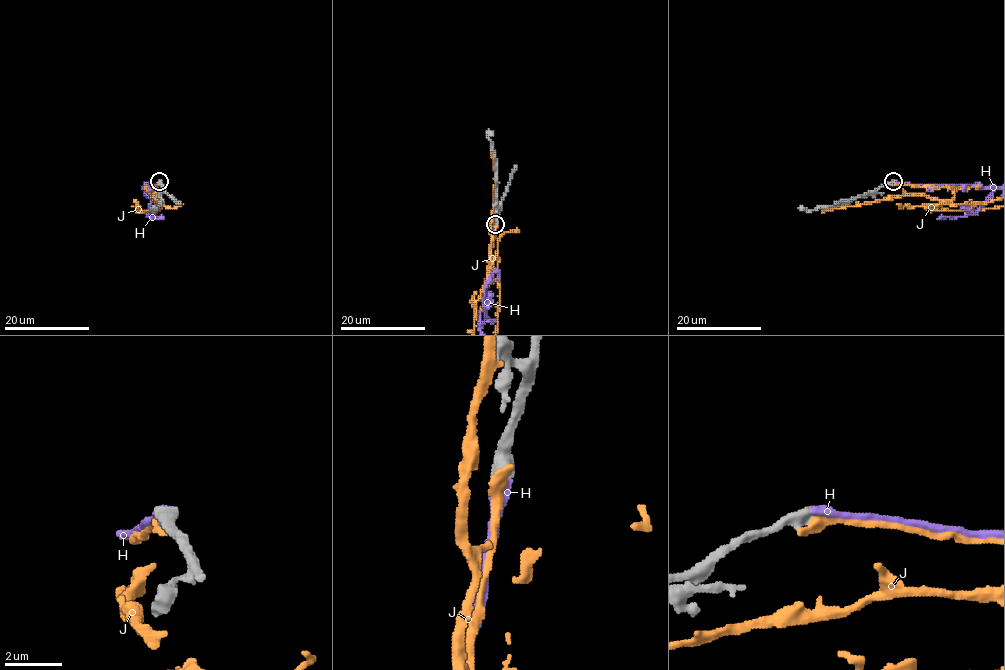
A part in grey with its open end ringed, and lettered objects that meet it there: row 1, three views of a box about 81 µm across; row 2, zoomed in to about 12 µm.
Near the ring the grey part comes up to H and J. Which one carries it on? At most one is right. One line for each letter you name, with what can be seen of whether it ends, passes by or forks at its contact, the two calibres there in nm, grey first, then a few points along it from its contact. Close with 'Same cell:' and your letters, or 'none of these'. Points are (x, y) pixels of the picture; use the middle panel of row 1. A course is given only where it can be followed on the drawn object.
H: it ends there; 550 nm thick on the grey side, 400 nm on the other
Same cell: H

